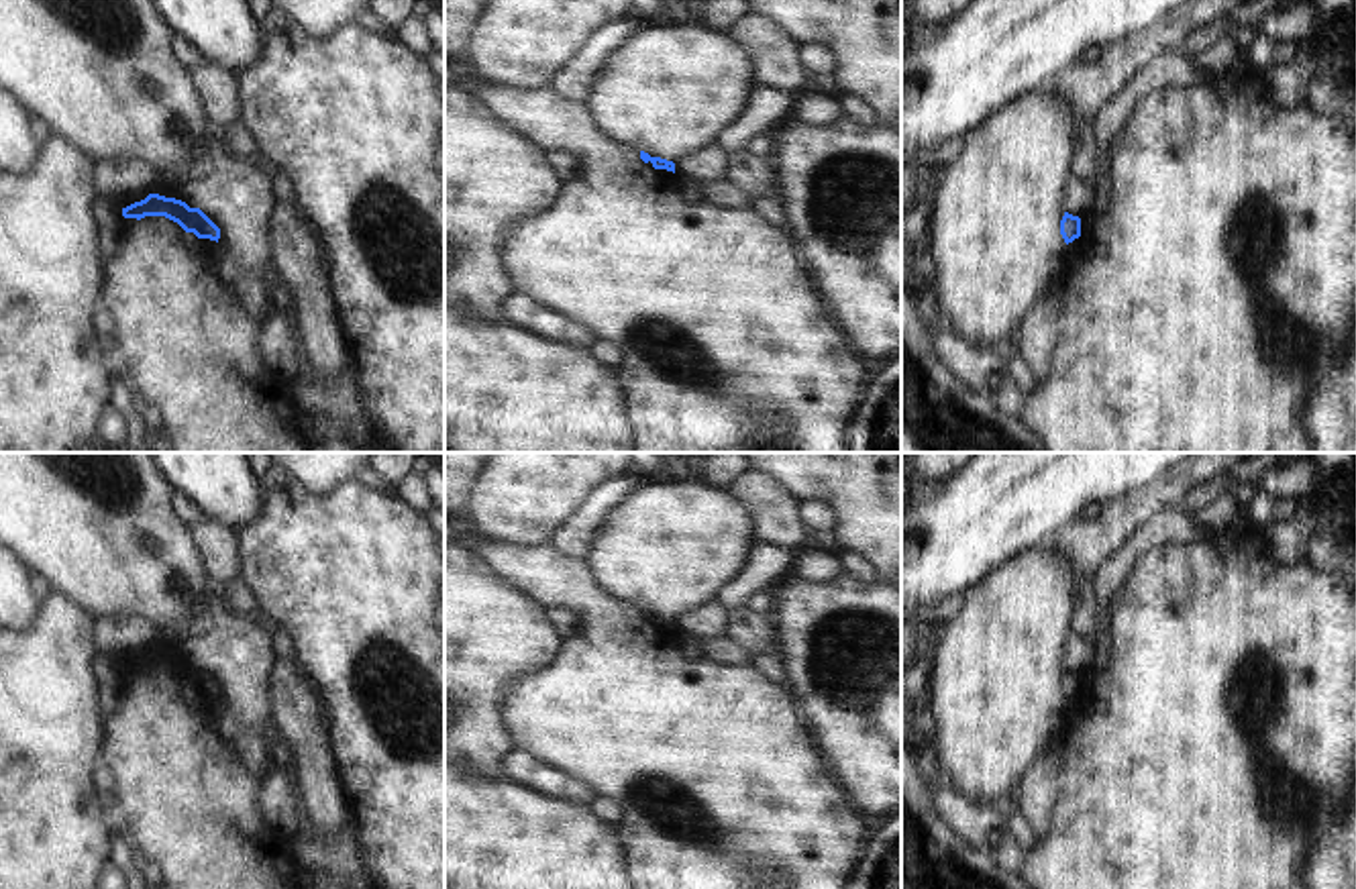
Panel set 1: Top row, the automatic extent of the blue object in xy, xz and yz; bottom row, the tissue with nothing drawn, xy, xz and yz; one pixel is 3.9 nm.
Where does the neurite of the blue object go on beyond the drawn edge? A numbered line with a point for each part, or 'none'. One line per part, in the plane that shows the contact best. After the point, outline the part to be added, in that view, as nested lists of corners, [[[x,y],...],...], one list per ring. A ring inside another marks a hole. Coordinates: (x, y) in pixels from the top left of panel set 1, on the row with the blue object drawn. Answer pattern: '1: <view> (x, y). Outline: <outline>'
none

